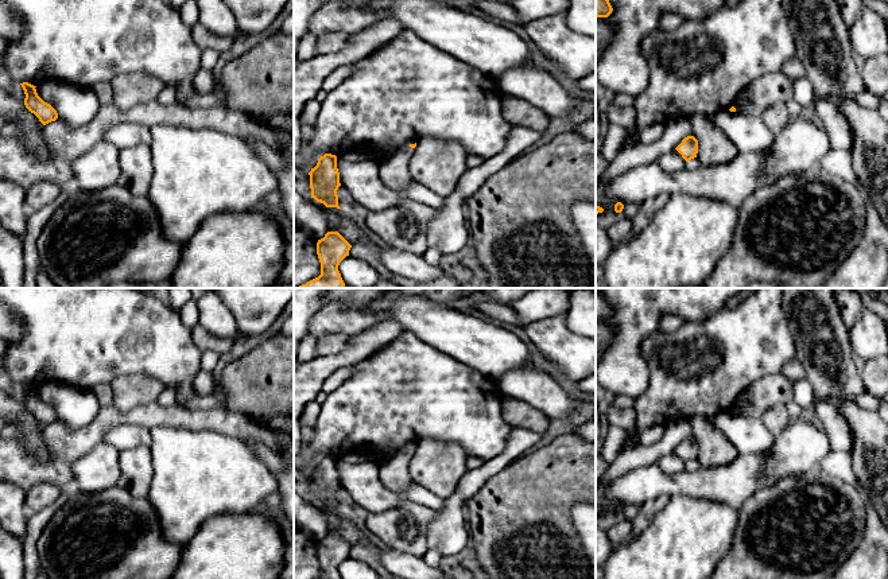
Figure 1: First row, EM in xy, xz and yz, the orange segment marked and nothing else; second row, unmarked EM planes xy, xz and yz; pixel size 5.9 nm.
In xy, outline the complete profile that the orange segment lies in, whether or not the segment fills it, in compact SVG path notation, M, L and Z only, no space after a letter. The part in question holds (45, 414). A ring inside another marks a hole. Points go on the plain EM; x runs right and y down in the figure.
M23 384L20 386L26 396L26 400L24 400L26 409L31 415L34 415L43 427L51 423L55 423L58 420L57 412L38 397L35 390L36 388L28 384Z

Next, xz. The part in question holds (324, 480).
M325 455L318 461L317 467L311 470L309 477L311 500L323 505L326 509L341 510L338 508L337 497L337 491L341 487L340 474L337 470L337 458Z

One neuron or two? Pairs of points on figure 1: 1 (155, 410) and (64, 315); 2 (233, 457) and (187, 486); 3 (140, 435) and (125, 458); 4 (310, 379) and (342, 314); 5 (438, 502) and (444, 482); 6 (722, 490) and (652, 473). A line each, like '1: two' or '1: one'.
1: two
2: one
3: two
4: two
5: two
6: one

